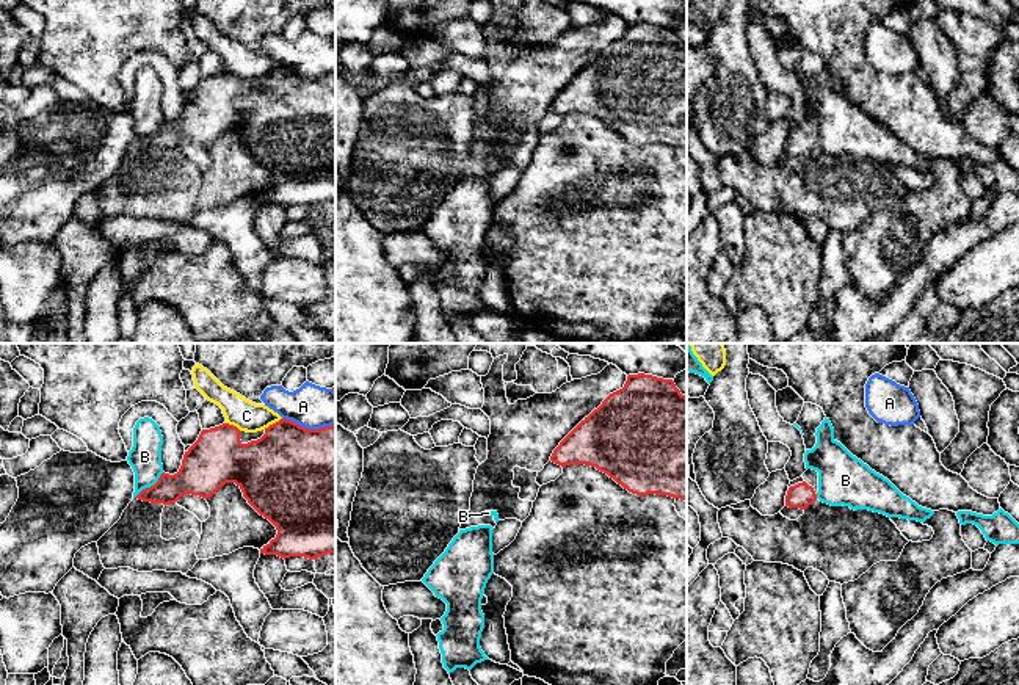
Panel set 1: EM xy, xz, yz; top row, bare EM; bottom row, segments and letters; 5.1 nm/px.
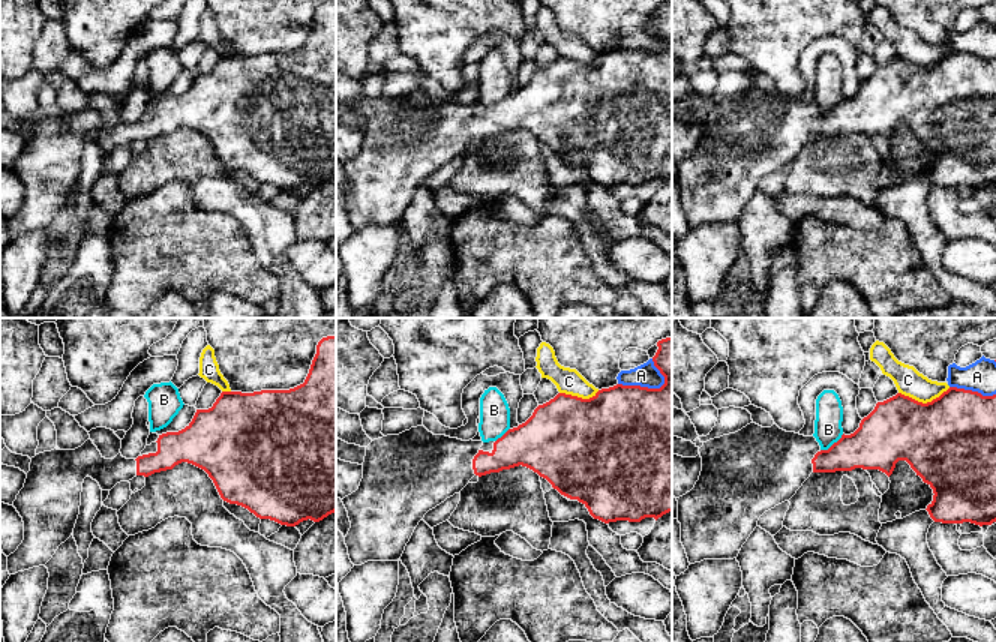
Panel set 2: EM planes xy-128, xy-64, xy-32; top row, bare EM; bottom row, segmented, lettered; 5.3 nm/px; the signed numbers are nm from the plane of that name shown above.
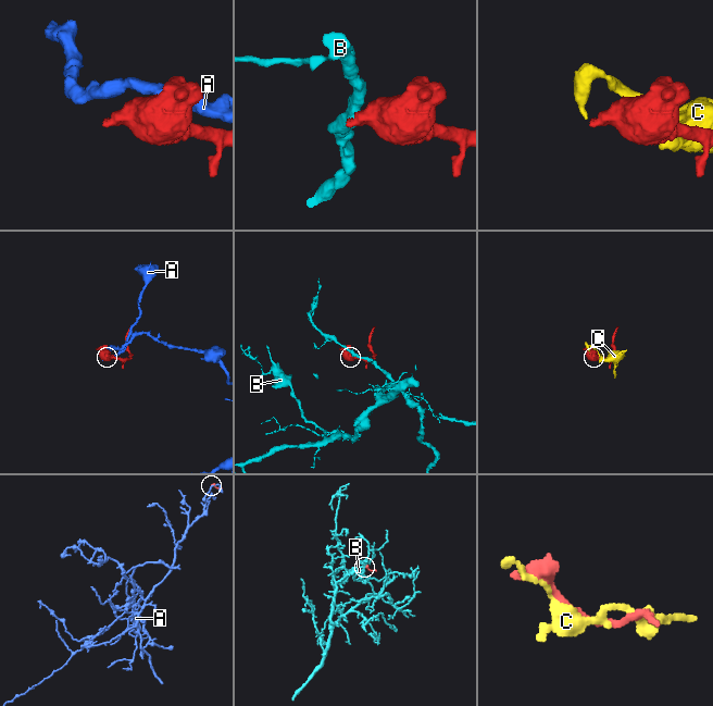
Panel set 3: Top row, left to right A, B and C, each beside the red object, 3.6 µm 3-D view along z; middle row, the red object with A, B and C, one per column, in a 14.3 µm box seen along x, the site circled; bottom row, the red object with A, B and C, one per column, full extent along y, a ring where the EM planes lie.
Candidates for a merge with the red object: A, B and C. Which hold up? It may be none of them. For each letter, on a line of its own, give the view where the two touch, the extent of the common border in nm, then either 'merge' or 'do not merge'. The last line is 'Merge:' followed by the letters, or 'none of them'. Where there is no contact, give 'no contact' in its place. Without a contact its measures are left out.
A: xy | 280 nm | do not merge
B: xy | 200 nm | do not merge
C: xy | 110 nm | do not merge
Merge: none of them

